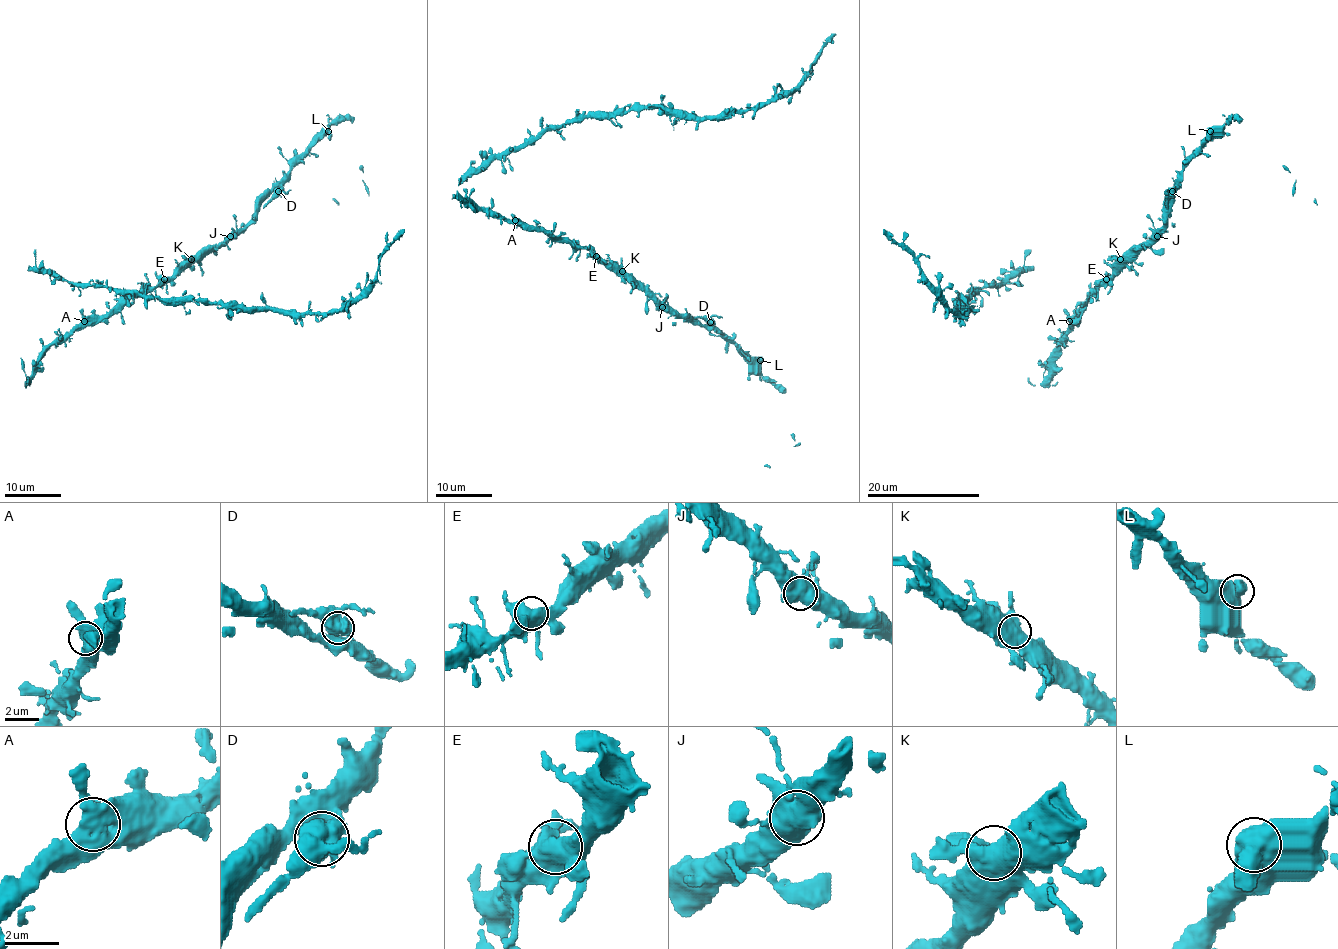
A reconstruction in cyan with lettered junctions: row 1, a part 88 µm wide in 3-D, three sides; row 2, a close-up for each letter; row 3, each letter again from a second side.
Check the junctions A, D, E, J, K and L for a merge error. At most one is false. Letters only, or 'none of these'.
none of these

